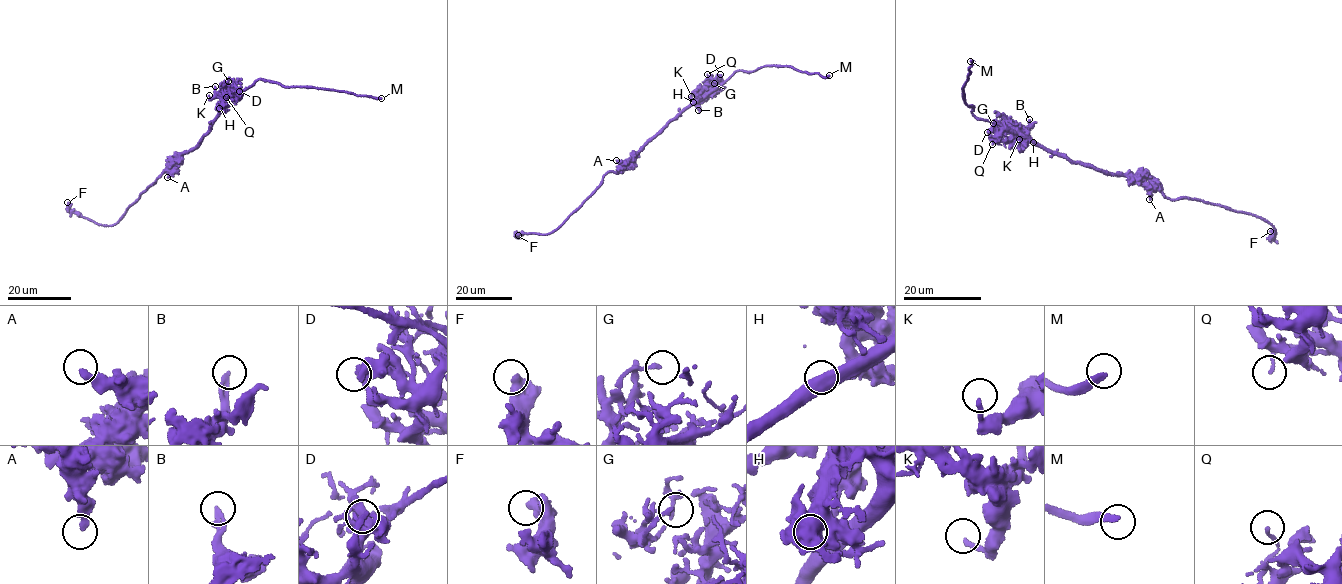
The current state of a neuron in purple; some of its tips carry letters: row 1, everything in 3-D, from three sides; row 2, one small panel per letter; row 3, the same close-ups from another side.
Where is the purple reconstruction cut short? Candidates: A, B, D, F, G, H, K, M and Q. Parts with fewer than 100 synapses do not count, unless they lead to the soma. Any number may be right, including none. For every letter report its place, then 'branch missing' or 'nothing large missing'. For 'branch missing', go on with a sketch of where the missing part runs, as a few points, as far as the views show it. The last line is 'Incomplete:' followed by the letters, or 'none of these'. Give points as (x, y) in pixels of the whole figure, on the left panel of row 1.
A: (167, 177) | nothing large missing
B: (215, 86) | nothing large missing
D: (239, 91) | nothing large missing
F: (67, 202) | nothing large missing
G: (228, 81) | nothing large missing
H: (219, 108) | nothing large missing
K: (209, 95) | nothing large missing
M: (381, 98) | branch missing | (381, 98), (410, 96), (413, 100)
Q: (226, 97) | nothing large missing
Incomplete: M

